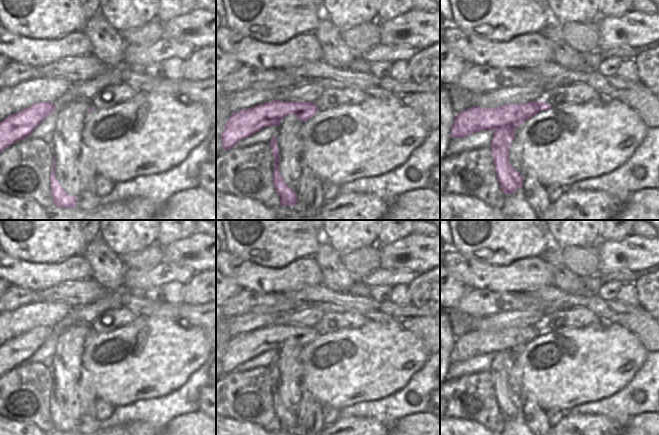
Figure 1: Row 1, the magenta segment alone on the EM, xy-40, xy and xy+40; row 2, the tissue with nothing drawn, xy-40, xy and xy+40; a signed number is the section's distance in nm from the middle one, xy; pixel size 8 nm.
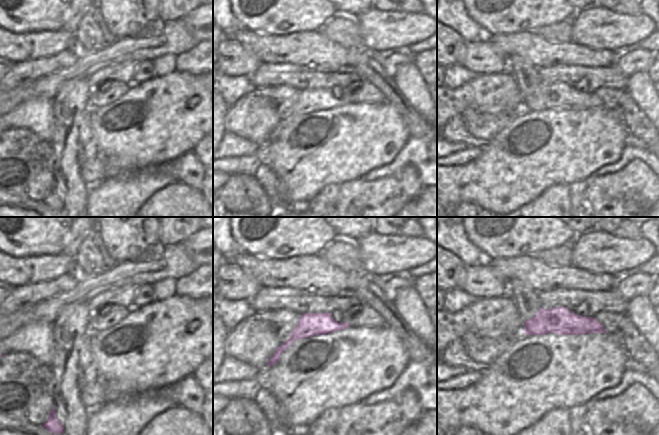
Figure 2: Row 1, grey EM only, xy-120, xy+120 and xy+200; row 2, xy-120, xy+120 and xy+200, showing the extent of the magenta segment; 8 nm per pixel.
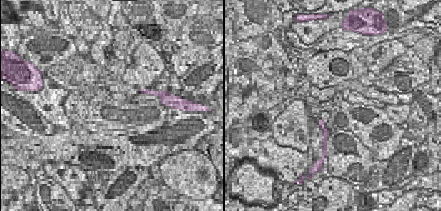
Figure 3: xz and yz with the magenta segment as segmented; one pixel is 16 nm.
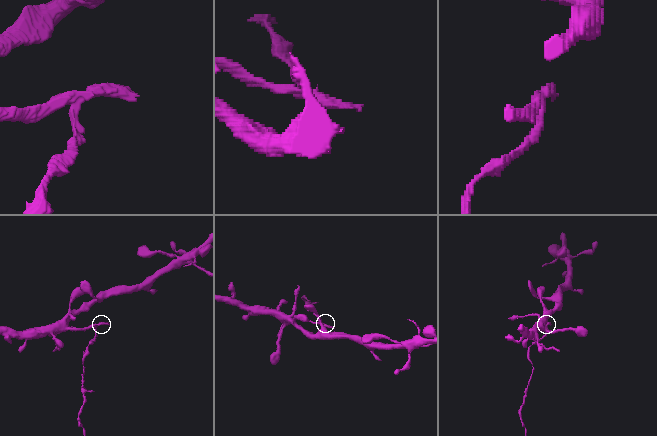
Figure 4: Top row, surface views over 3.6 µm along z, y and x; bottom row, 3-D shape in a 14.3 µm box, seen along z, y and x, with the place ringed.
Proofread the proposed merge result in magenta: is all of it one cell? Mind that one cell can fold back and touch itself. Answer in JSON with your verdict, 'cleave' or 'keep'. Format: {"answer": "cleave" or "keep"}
{"answer": "cleave"}

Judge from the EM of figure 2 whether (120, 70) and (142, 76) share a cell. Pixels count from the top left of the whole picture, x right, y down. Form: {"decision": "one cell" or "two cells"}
{"decision": "two cells"}

